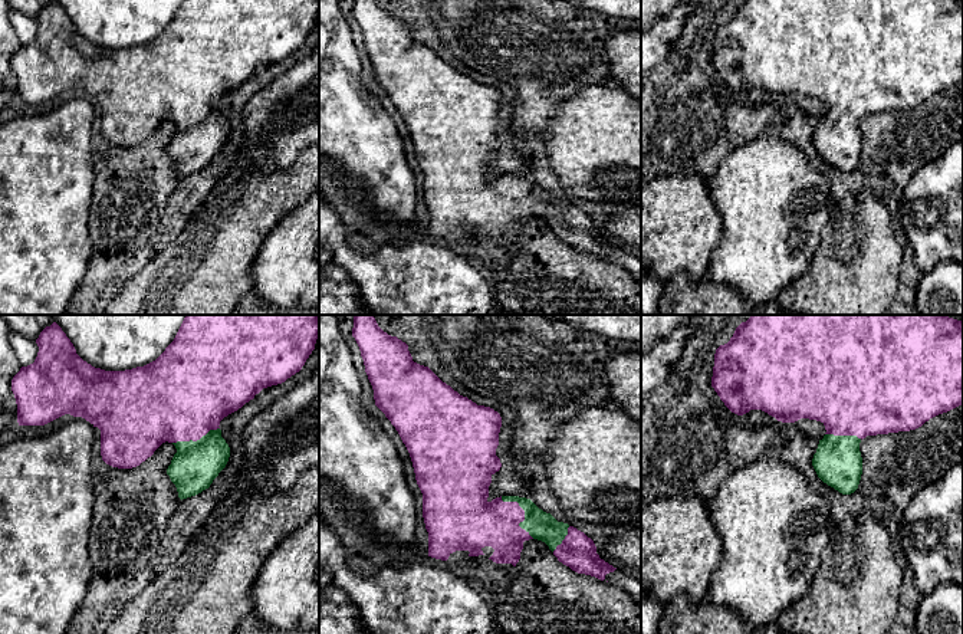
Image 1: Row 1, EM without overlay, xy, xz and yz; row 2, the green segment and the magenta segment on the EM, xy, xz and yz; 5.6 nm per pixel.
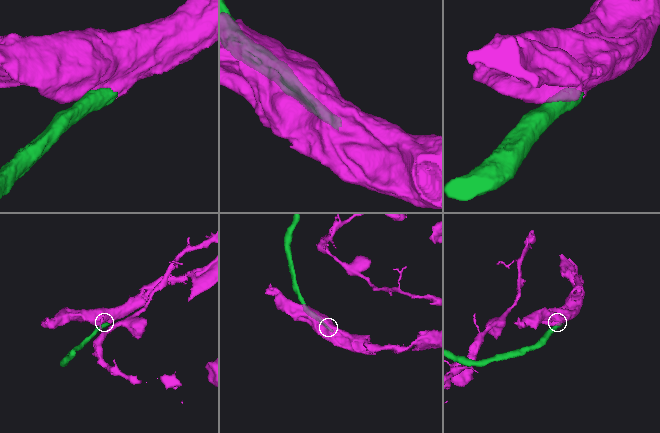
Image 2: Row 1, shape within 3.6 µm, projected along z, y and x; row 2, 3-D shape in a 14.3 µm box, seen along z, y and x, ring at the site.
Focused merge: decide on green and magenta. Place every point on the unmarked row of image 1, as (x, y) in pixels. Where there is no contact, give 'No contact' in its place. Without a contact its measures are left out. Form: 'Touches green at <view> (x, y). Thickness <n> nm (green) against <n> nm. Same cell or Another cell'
Touches green at xz (525, 190). Thickness 160 nm (green) against 260 nm. Same cell

